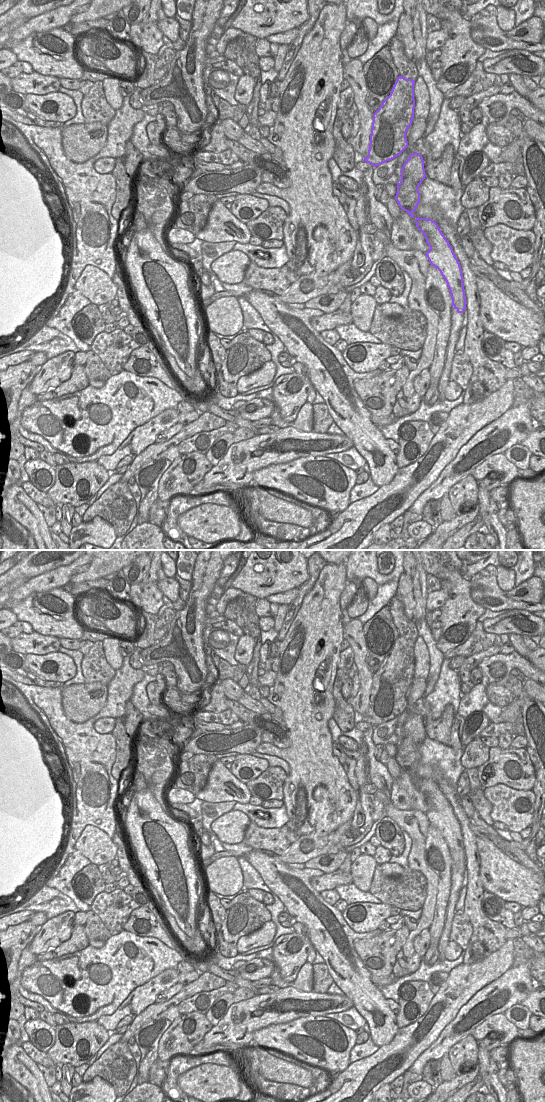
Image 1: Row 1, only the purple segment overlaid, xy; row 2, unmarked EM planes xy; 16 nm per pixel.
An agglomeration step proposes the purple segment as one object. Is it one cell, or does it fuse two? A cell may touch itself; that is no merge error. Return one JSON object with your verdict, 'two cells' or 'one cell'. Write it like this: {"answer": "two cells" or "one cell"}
{"answer": "two cells"}

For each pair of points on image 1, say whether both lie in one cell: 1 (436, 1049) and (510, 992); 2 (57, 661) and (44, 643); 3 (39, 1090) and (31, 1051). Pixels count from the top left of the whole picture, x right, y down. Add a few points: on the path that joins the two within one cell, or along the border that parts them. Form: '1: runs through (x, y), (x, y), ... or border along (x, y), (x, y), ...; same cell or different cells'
1: runs through (453, 1029), (463, 1014), (479, 1001), (490, 997); same cell
2: border along (58, 651), (45, 654), (27, 653); different cells
3: border along (21, 1046), (36, 1064); different cells

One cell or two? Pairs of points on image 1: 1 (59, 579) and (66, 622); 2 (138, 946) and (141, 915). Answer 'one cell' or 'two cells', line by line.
1: two cells
2: two cells

